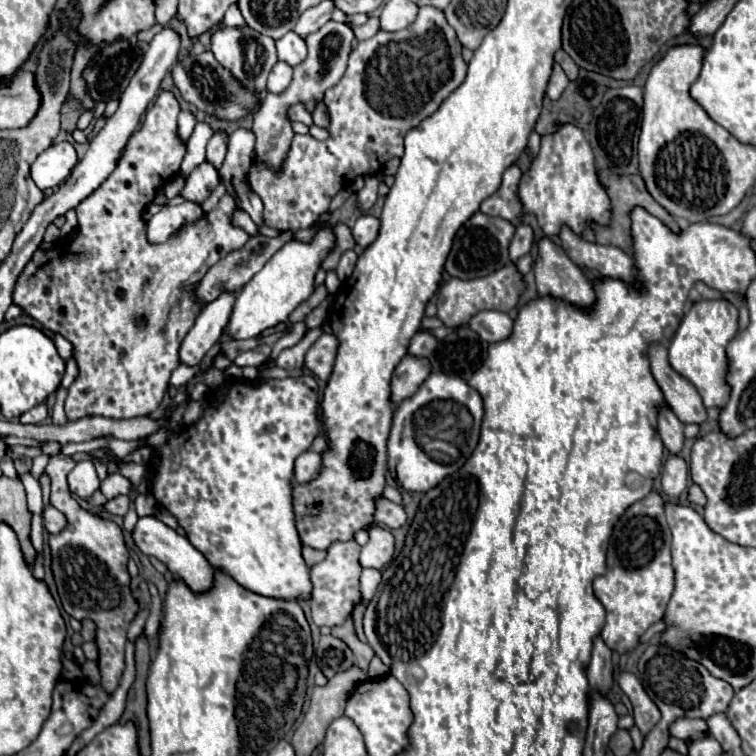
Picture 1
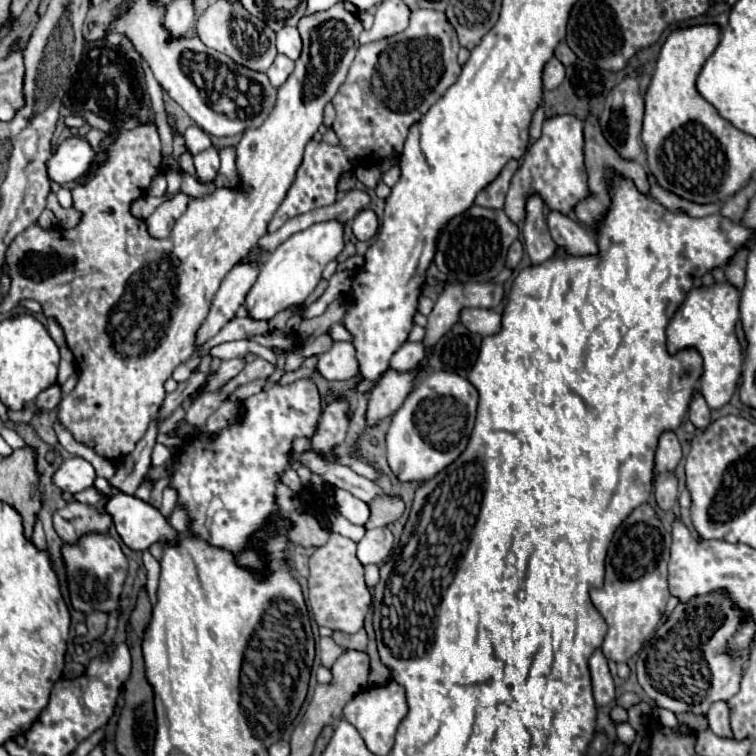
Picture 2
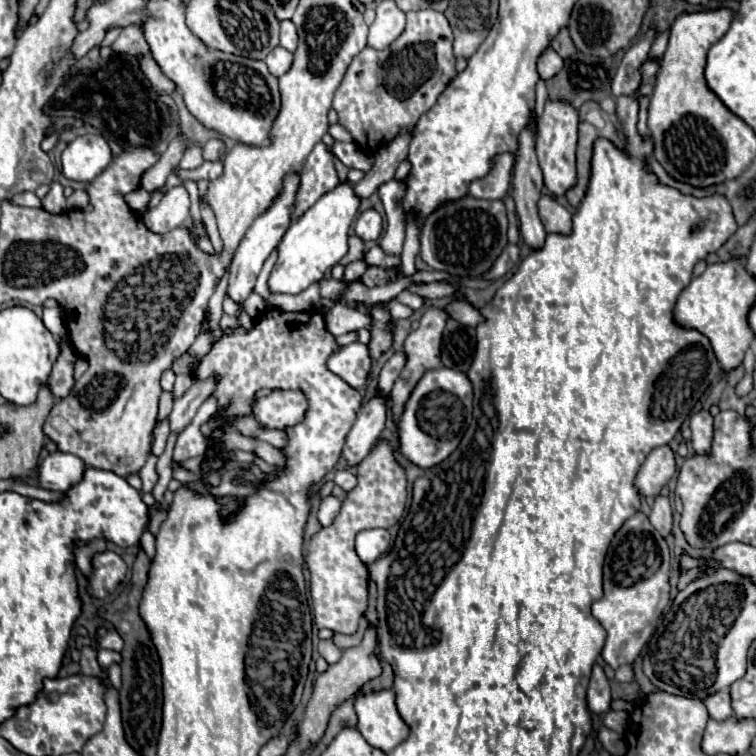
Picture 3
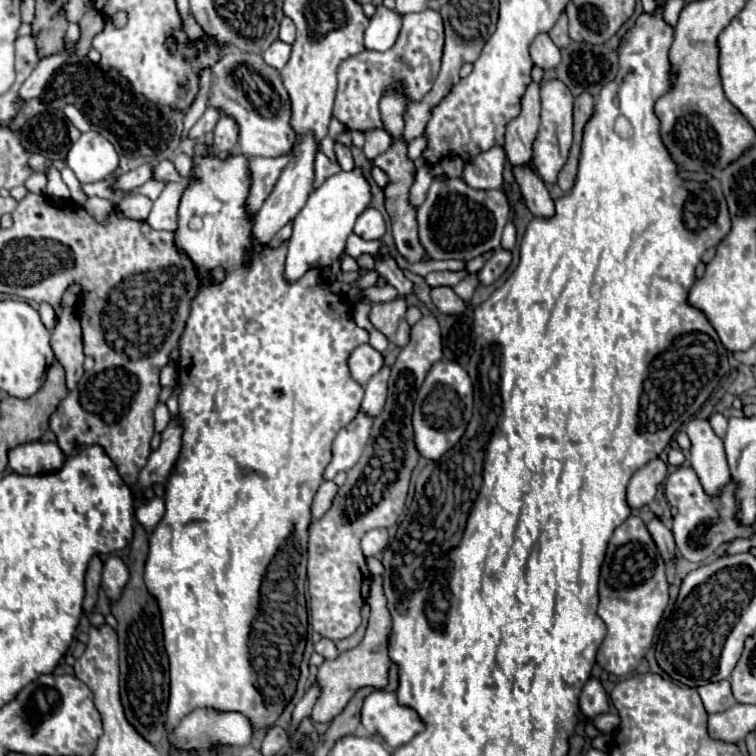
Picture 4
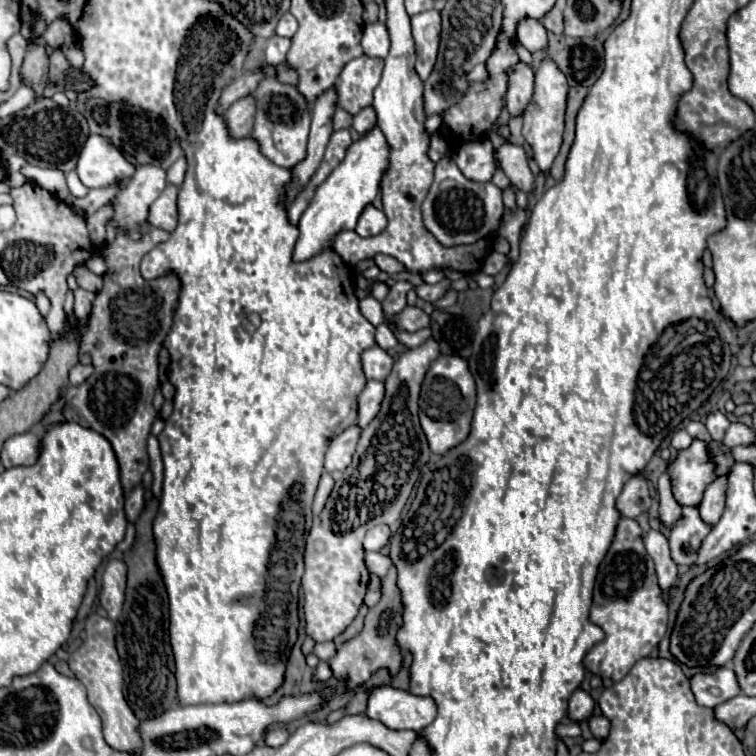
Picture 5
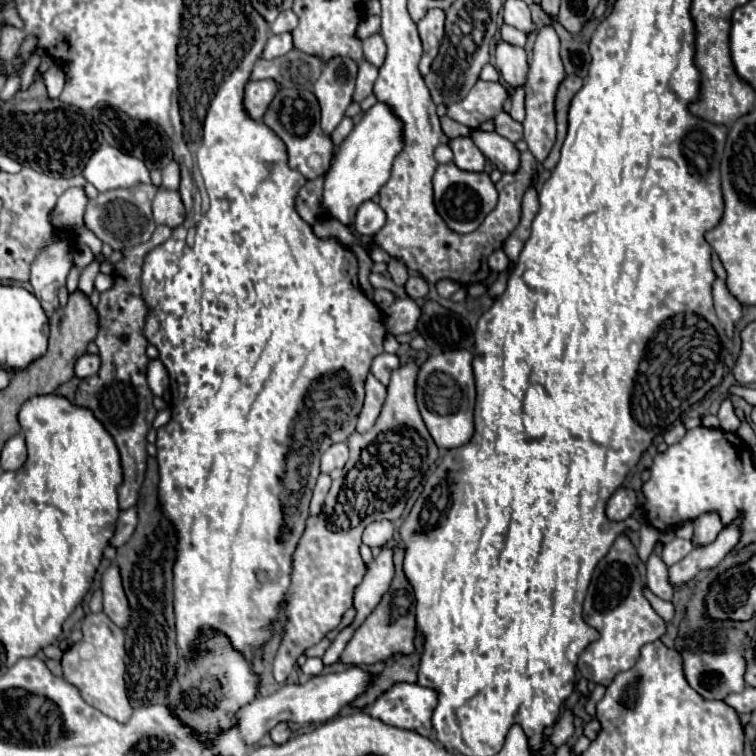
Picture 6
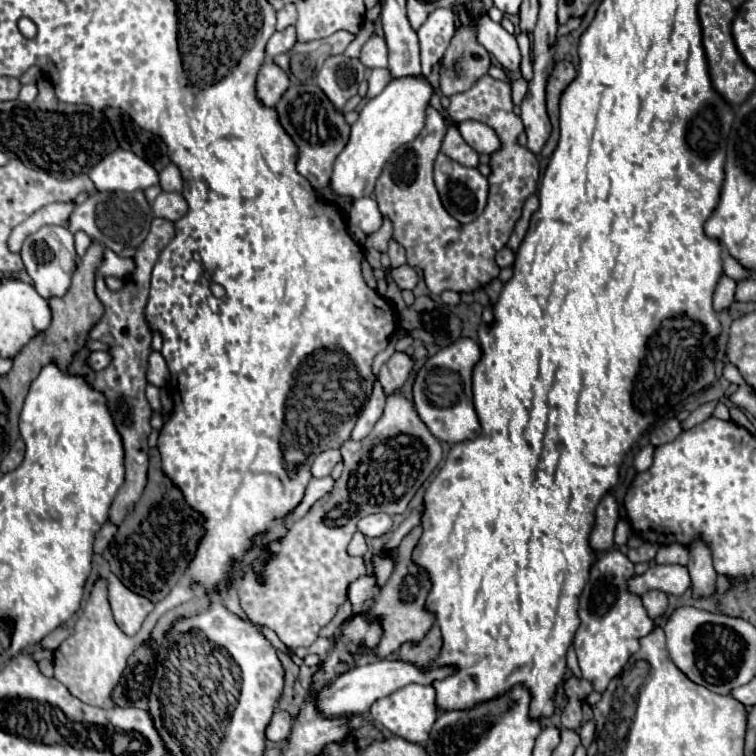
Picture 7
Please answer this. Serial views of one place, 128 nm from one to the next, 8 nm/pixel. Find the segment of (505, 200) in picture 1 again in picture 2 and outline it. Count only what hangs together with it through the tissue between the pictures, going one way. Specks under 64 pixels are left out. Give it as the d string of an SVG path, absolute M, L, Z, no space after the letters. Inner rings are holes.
M510 160L504 170L500 172L500 176L484 190L476 196L476 202L478 206L484 206L484 208L492 208L492 210L500 210L504 208L504 198L506 198L506 192L508 192L508 186L510 186L510 180L514 176L518 168L518 162L516 160Z

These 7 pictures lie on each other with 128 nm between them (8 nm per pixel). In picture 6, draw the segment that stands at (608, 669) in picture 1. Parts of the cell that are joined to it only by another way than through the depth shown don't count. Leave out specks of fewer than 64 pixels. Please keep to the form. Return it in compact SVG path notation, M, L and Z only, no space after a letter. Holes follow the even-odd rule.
M566 710L566 712L560 716L560 720L556 722L554 734L550 736L550 740L552 740L556 746L560 746L560 744L566 744L568 738L572 738L572 734L574 734L574 712L572 712L572 710Z

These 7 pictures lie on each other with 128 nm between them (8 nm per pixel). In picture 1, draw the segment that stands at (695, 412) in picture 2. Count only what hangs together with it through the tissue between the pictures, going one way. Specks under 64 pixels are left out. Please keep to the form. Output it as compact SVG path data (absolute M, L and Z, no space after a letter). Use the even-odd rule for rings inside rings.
M652 342L648 348L648 358L650 358L652 376L658 382L660 390L664 392L664 398L670 404L670 408L674 410L674 414L684 424L704 422L706 420L706 408L700 400L700 394L696 392L696 388L686 378L682 378L680 374L676 374L672 370L672 366L668 364L666 346L660 342Z

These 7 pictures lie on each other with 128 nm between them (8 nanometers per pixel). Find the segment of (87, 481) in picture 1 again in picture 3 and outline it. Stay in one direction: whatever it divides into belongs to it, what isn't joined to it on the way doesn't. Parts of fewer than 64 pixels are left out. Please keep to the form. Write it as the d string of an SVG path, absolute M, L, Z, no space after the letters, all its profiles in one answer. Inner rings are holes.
M52 452L38 466L38 472L40 472L38 482L46 490L68 492L72 486L76 486L78 482L82 482L86 468L88 466L78 456L64 454L64 452Z

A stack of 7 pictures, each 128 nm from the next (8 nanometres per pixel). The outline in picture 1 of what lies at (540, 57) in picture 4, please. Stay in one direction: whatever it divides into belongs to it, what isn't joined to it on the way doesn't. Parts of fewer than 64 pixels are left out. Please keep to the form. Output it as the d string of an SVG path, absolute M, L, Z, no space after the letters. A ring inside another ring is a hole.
M554 64L554 72L550 76L550 84L548 84L546 96L550 100L558 100L562 96L562 92L566 90L566 86L568 86L568 78L566 78L564 70L560 68L560 64Z

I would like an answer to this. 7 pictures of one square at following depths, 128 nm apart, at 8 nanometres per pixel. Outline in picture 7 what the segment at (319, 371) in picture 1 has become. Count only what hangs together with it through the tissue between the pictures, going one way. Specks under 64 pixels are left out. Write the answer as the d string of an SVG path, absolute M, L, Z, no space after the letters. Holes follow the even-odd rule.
M394 352L390 356L390 360L382 364L380 374L378 374L384 392L392 394L394 390L402 388L406 378L408 378L408 374L410 374L410 370L412 370L412 358L402 354L402 352Z

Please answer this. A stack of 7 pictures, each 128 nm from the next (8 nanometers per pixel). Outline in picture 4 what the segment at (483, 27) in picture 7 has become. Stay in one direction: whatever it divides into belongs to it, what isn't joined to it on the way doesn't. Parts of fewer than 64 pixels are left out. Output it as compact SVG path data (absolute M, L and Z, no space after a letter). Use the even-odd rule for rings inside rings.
M532 82L522 96L522 112L516 120L512 120L506 128L506 156L512 166L526 166L530 168L532 144L538 136L540 126L540 86Z

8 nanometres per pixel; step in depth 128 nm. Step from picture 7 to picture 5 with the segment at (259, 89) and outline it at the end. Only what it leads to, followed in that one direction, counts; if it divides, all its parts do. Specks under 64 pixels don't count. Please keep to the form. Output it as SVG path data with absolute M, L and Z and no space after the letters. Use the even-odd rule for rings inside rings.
M248 96L236 100L224 114L226 128L232 138L246 138L252 132L252 100Z

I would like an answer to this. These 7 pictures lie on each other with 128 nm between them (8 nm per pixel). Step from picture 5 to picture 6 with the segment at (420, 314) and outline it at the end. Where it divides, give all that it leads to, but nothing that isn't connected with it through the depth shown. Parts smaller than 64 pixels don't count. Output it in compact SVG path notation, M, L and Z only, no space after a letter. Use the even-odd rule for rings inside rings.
M404 298L404 300L396 300L382 316L384 326L388 330L388 334L398 336L398 334L408 334L412 330L416 330L416 324L420 320L420 308L416 306L416 302L412 298Z

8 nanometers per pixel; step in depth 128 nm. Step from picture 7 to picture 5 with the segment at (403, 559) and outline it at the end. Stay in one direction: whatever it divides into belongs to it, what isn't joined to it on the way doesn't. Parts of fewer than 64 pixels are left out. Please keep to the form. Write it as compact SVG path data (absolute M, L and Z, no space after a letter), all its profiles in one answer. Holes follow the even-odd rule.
M394 566L382 578L380 594L382 594L380 602L370 608L370 612L364 620L364 630L358 636L354 636L352 640L344 642L342 648L338 650L338 654L330 660L330 668L332 668L334 678L344 680L348 690L356 690L360 684L364 684L380 668L386 668L390 672L390 676L396 676L396 672L400 670L402 654L396 648L394 636L396 636L402 620L400 620L400 592L396 588L396 568Z

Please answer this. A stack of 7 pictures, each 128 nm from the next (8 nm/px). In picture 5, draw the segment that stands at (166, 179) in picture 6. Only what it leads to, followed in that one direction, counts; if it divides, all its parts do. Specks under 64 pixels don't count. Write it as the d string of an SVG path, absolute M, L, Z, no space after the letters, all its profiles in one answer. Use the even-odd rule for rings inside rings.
M180 156L170 168L168 168L168 182L180 186L184 182L184 174L186 174L186 158Z

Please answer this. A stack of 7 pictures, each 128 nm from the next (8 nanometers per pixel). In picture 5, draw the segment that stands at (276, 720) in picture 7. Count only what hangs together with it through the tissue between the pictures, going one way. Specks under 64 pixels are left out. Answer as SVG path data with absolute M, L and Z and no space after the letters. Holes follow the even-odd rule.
M278 726L278 728L272 728L272 730L268 730L266 732L266 736L264 736L264 742L266 742L266 746L282 746L286 740L288 740L288 730L284 728L284 726Z

